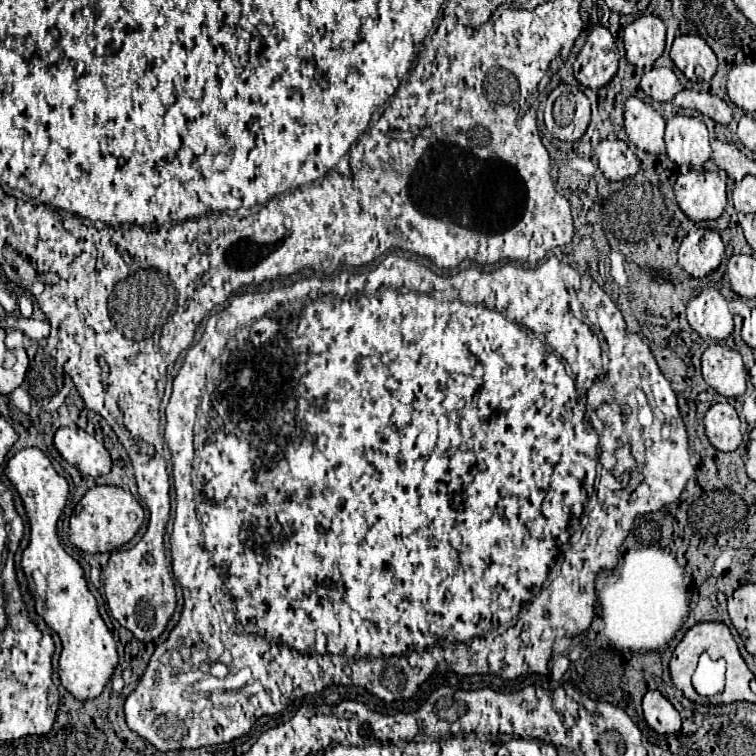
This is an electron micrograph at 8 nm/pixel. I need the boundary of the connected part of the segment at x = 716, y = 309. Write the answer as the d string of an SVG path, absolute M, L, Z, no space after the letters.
M705 290L695 296L687 304L687 320L699 336L711 340L725 340L733 332L733 316L719 290Z

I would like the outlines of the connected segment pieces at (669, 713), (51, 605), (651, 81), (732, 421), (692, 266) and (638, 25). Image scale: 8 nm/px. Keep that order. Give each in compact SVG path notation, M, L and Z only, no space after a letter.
M657 690L643 696L643 714L647 724L659 734L675 734L681 730L681 716L675 706Z
M25 448L17 452L7 462L5 474L17 488L29 518L31 536L29 546L25 548L21 560L23 572L27 578L31 578L33 570L41 570L47 578L47 596L45 596L47 612L43 612L43 618L59 634L63 644L57 668L61 684L79 700L97 698L117 666L117 644L99 614L95 596L87 588L83 568L59 544L57 520L69 496L67 480L55 472L53 464L37 448Z
M653 68L641 78L641 90L651 100L669 102L683 90L683 86L671 68Z
M729 402L713 404L705 414L707 438L721 452L733 452L741 444L739 424L739 416Z
M709 228L691 230L679 248L679 266L693 278L705 278L719 268L725 246L721 236Z
M643 14L623 32L625 58L633 66L651 66L665 50L665 24L653 16Z

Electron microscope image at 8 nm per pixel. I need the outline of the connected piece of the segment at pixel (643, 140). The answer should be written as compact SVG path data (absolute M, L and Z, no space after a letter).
M631 96L625 104L625 132L639 150L665 154L665 120L637 96Z

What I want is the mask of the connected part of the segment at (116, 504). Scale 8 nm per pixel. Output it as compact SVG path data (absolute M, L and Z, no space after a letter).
M93 486L79 502L75 518L69 520L69 540L83 552L111 552L127 544L143 524L143 508L135 496L119 486Z

